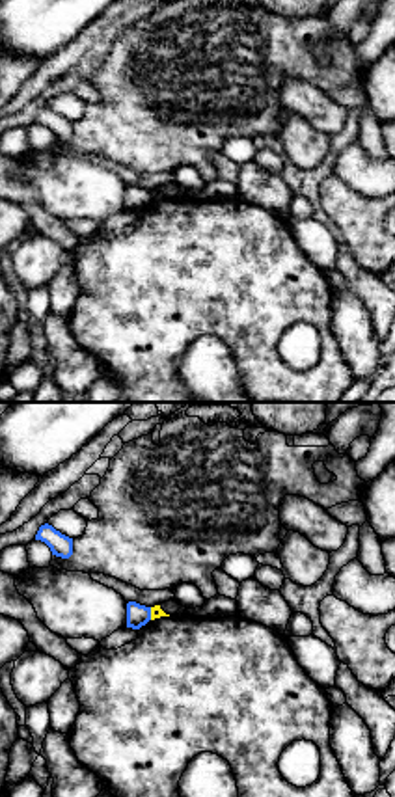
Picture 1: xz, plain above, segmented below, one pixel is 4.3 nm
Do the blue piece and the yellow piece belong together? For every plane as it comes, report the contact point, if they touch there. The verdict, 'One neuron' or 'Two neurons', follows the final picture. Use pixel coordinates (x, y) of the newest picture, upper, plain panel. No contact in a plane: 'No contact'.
Touches blue at (149, 196)

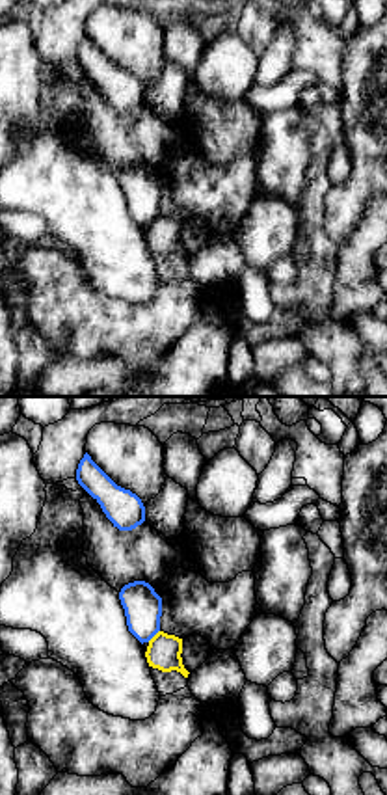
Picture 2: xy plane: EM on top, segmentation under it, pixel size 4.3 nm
Touches blue at (153, 218)

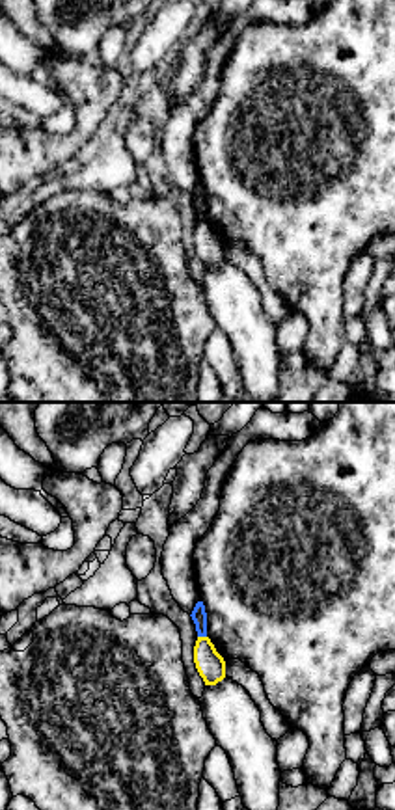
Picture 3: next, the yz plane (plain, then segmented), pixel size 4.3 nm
Touches blue at (202, 218)

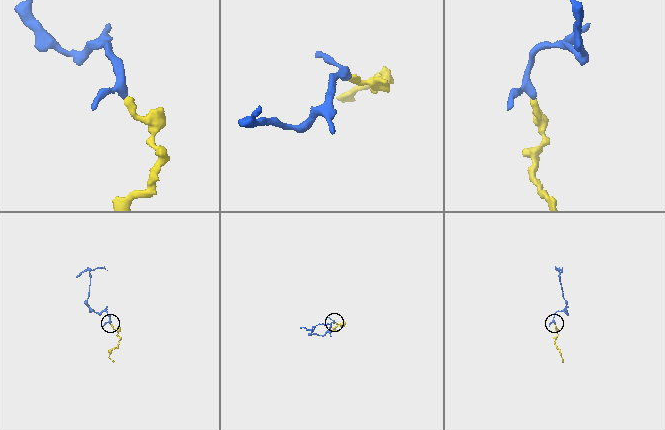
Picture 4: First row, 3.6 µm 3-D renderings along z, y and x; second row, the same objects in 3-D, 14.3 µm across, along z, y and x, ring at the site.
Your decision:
Two neurons

